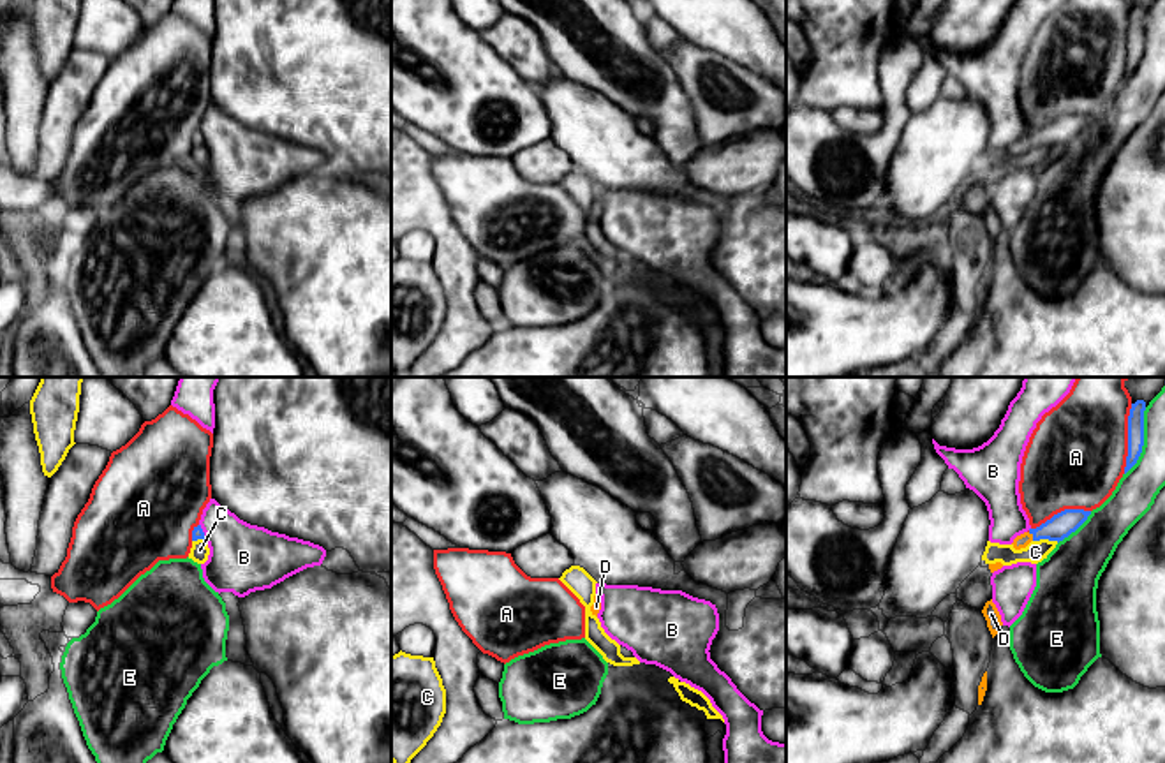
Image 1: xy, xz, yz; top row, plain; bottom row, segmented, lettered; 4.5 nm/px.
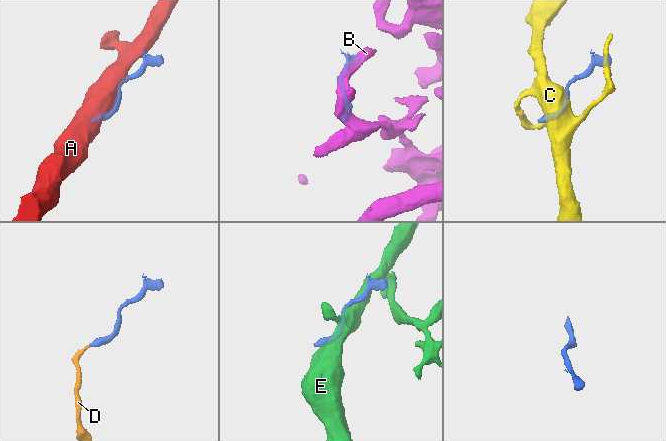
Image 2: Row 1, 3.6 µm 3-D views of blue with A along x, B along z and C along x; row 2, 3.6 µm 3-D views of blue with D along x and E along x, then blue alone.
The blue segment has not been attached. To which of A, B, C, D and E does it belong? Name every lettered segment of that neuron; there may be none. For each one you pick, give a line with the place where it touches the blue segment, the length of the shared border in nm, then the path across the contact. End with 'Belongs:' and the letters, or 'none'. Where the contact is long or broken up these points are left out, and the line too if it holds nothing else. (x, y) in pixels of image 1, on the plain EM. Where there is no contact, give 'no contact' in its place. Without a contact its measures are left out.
D: meets blue in yz at (1033, 141); contact 50 nm long; runs through yz (1063, 129), (1033, 141), (1021, 147)
Belongs: D

